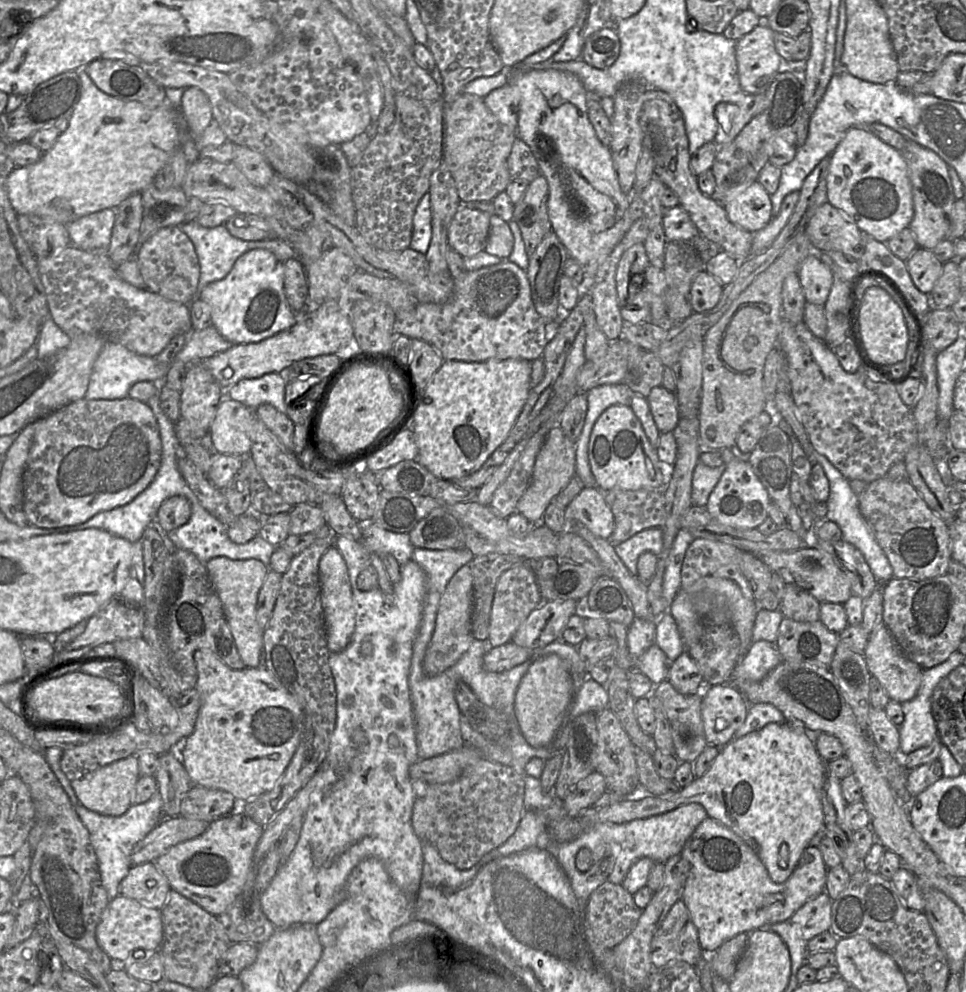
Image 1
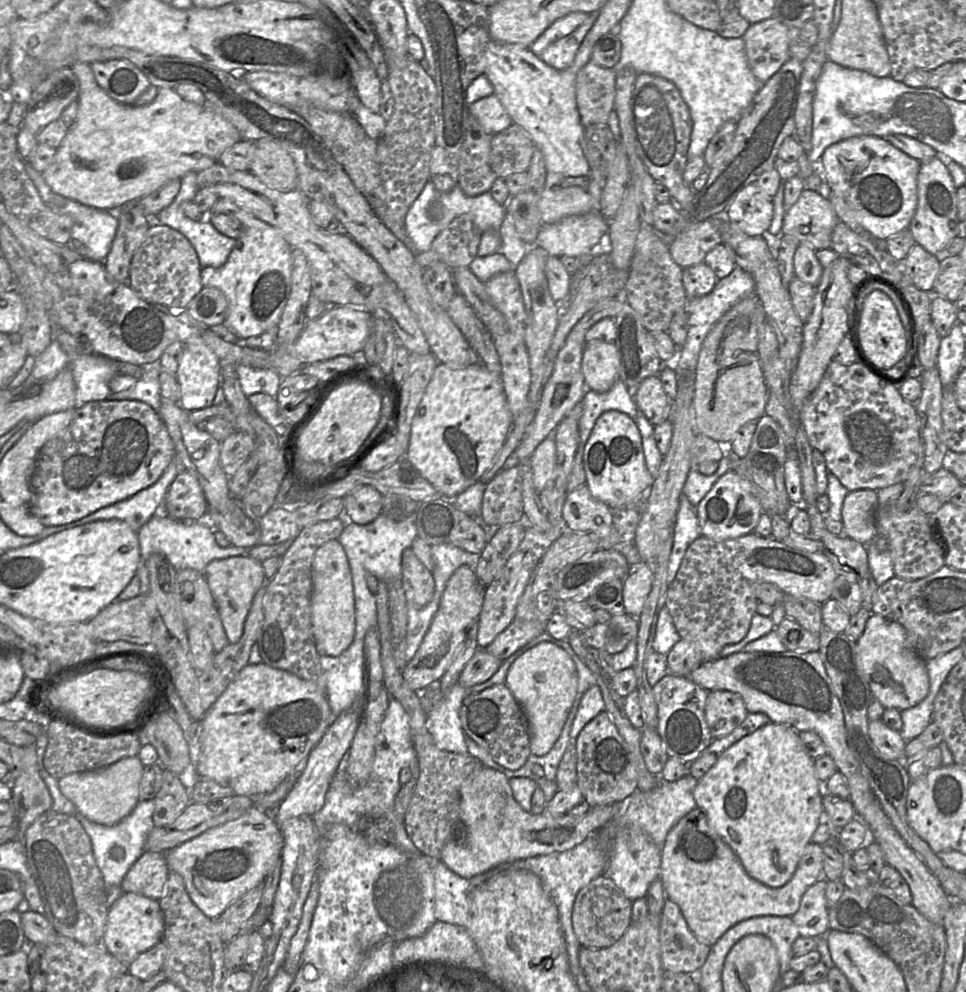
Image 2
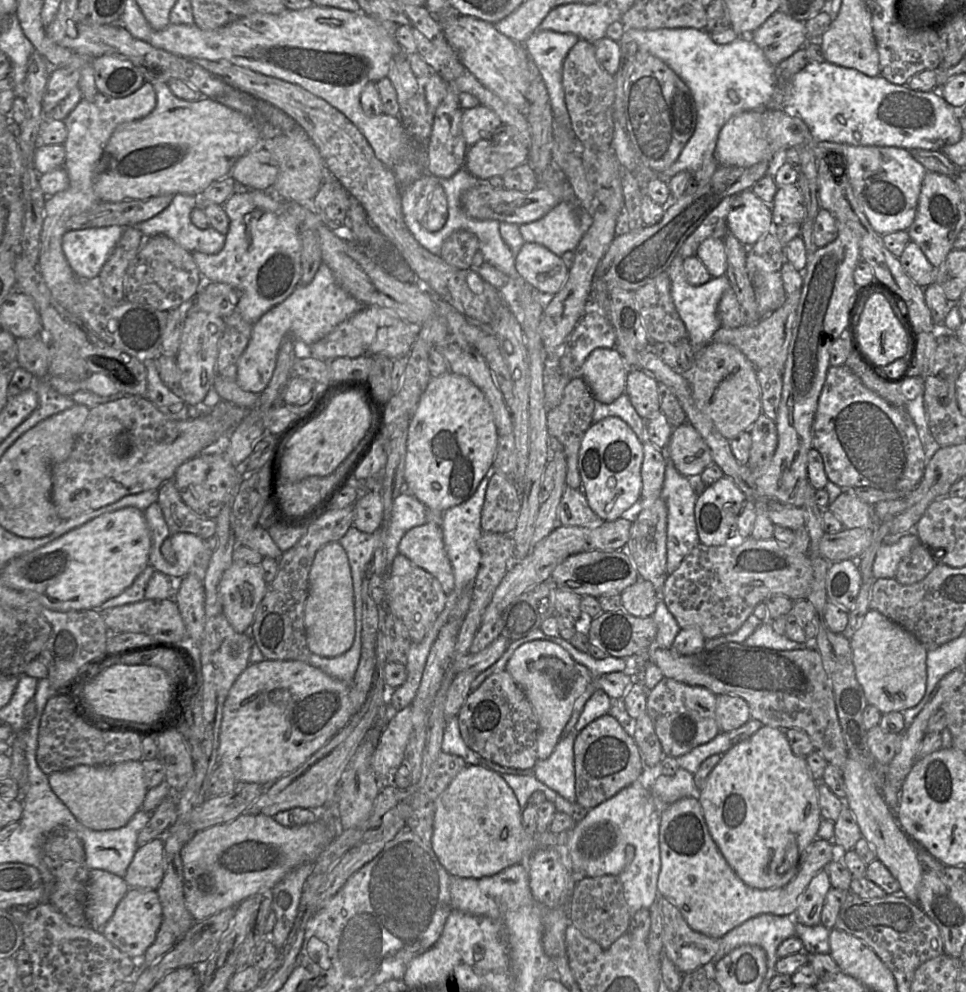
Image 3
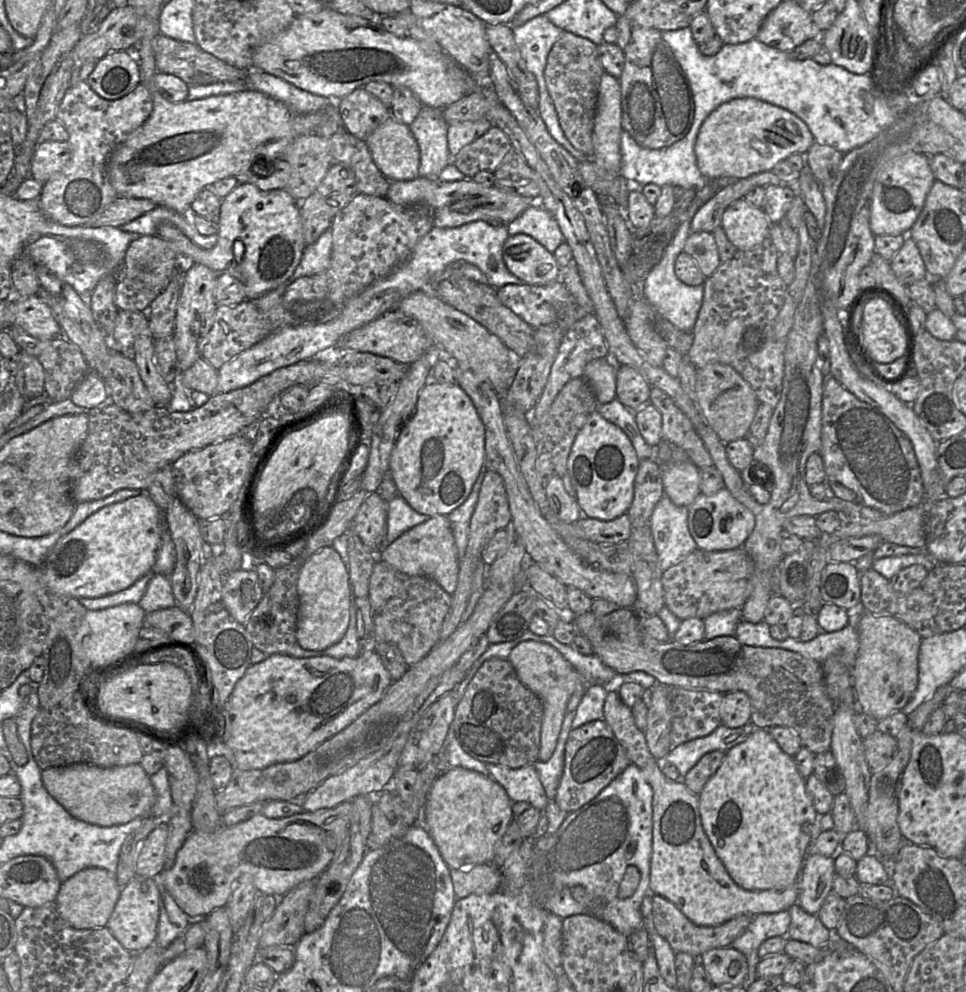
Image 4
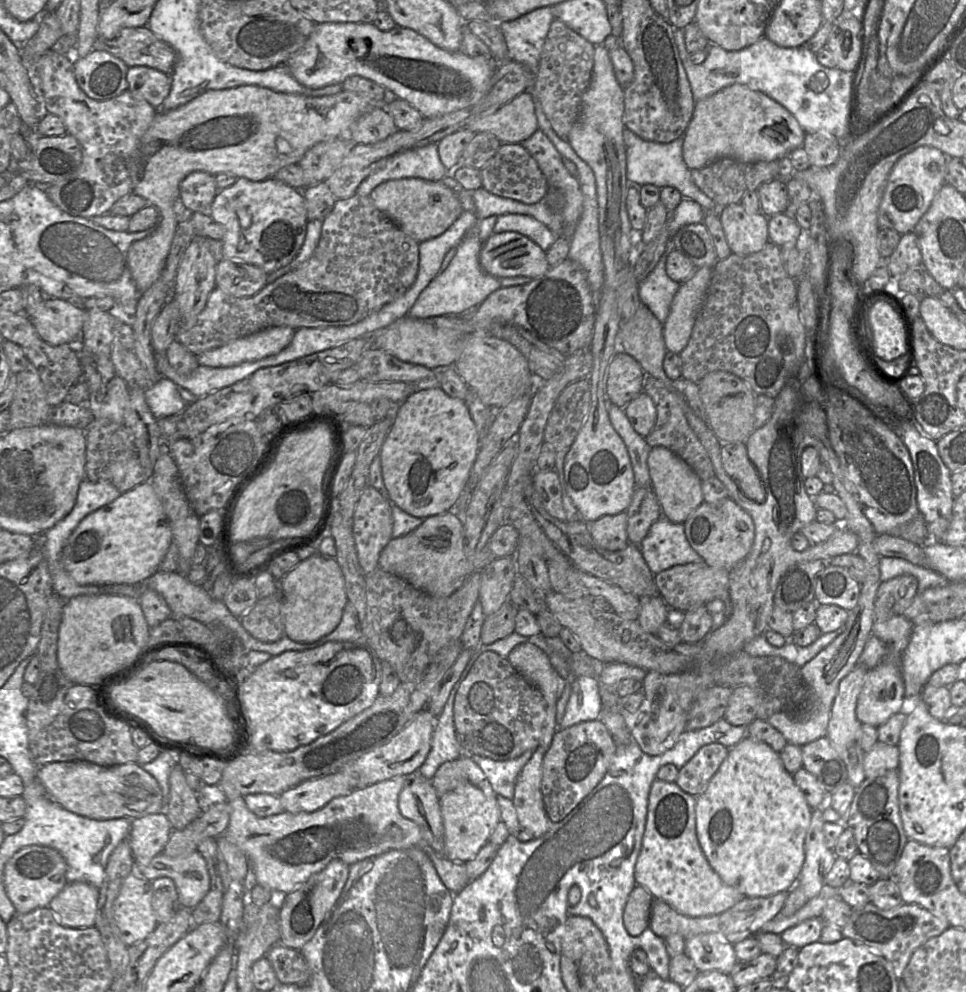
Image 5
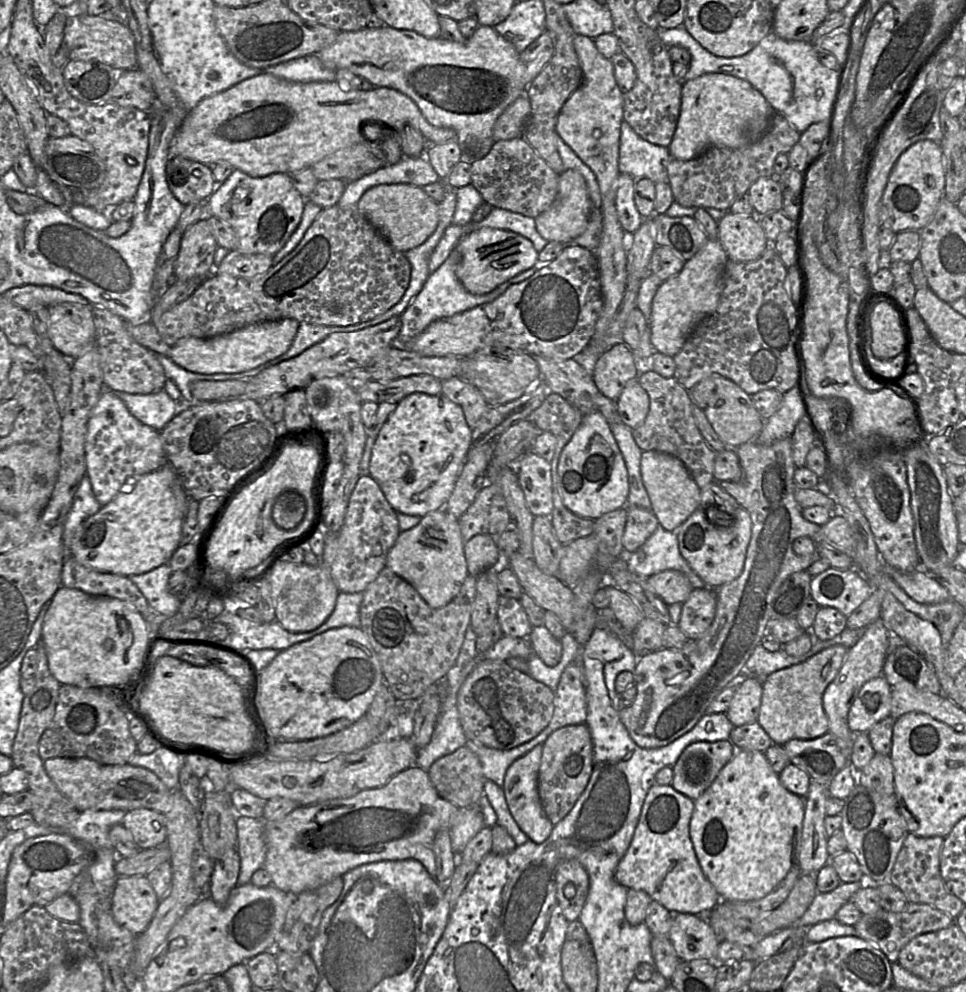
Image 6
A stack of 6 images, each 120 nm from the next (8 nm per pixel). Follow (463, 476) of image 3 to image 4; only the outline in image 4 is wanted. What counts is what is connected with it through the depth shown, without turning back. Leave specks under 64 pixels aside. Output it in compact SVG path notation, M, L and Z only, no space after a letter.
M428 382L422 388L415 410L401 429L391 453L389 474L398 494L418 513L447 516L467 499L484 461L485 428L469 396L456 382Z

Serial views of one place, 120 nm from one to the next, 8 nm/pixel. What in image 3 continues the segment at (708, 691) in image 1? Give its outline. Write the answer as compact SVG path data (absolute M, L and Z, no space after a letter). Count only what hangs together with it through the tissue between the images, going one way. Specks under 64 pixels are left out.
M734 694L719 695L715 713L720 732L738 729L751 718L748 703Z

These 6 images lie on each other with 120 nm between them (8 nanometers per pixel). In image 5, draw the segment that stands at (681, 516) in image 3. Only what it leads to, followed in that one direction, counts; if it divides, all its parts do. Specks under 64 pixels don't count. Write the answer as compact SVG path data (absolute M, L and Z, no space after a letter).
M663 515L638 546L654 575L676 565L702 561L685 535L684 524L673 523Z

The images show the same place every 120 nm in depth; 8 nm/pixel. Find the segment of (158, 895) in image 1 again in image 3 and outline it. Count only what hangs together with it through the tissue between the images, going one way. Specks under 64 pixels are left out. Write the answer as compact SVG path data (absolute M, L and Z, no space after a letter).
M157 837L138 847L123 878L130 888L156 890L164 870L164 840Z

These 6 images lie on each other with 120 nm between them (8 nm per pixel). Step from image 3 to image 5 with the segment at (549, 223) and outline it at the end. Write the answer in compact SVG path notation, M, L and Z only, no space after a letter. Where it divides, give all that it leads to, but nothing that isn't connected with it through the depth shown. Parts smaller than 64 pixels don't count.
M504 214L498 216L494 225L494 233L507 231L518 232L528 237L545 252L560 237L542 222L529 215Z

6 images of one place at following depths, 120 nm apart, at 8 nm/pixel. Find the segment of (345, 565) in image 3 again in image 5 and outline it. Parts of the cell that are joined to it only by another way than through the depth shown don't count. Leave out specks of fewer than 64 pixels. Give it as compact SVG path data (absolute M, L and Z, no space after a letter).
M316 552L308 559L300 561L277 582L281 593L281 616L285 635L291 640L300 643L314 642L337 628L348 599L343 575L335 558Z

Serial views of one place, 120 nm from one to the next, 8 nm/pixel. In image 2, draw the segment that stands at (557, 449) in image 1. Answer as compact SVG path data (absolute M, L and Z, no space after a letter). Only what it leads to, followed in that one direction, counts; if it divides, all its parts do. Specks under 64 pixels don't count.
M549 434L542 441L530 457L530 467L533 473L533 484L535 490L540 493L547 482L552 479L556 464L556 442L555 435Z

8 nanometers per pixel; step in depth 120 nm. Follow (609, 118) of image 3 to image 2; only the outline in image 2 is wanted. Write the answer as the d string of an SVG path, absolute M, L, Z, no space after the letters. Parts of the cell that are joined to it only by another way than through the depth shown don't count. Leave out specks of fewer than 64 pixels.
M589 61L577 74L575 89L577 108L581 124L586 129L593 124L607 124L609 114L614 110L615 104L615 78L612 69L606 69Z

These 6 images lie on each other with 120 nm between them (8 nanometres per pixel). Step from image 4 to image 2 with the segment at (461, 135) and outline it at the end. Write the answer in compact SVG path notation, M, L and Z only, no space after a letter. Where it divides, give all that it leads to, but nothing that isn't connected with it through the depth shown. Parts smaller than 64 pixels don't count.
M495 94L469 105L469 114L474 116L484 131L492 136L513 124L511 117Z

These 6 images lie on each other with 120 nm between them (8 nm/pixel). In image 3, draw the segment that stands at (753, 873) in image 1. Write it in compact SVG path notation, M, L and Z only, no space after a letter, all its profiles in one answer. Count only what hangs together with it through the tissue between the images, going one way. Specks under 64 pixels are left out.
M685 797L666 807L660 814L659 829L660 872L657 880L659 895L667 898L696 932L713 938L722 938L727 932L744 921L761 914L789 915L798 907L801 894L811 879L831 860L842 860L846 851L839 851L833 841L816 838L807 848L805 859L795 877L786 885L756 889L747 886L729 866L711 837L699 799Z

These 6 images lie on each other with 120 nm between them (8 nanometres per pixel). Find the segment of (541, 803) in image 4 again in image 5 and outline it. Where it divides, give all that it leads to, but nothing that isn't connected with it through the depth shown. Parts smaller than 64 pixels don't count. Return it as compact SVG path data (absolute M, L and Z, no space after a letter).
M527 750L521 756L510 760L494 760L479 755L469 757L483 770L494 792L512 800L515 783L524 765L529 761L534 750Z

